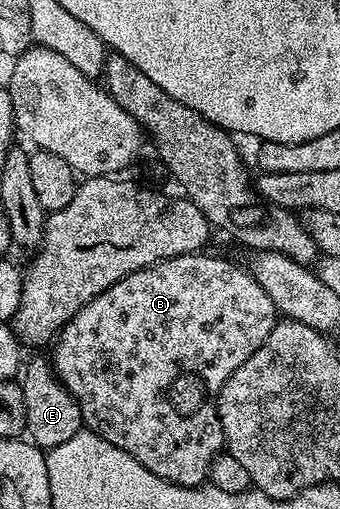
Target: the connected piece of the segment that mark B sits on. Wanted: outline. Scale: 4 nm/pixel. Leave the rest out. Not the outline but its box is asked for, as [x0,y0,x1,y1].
[53,254,277,488]

